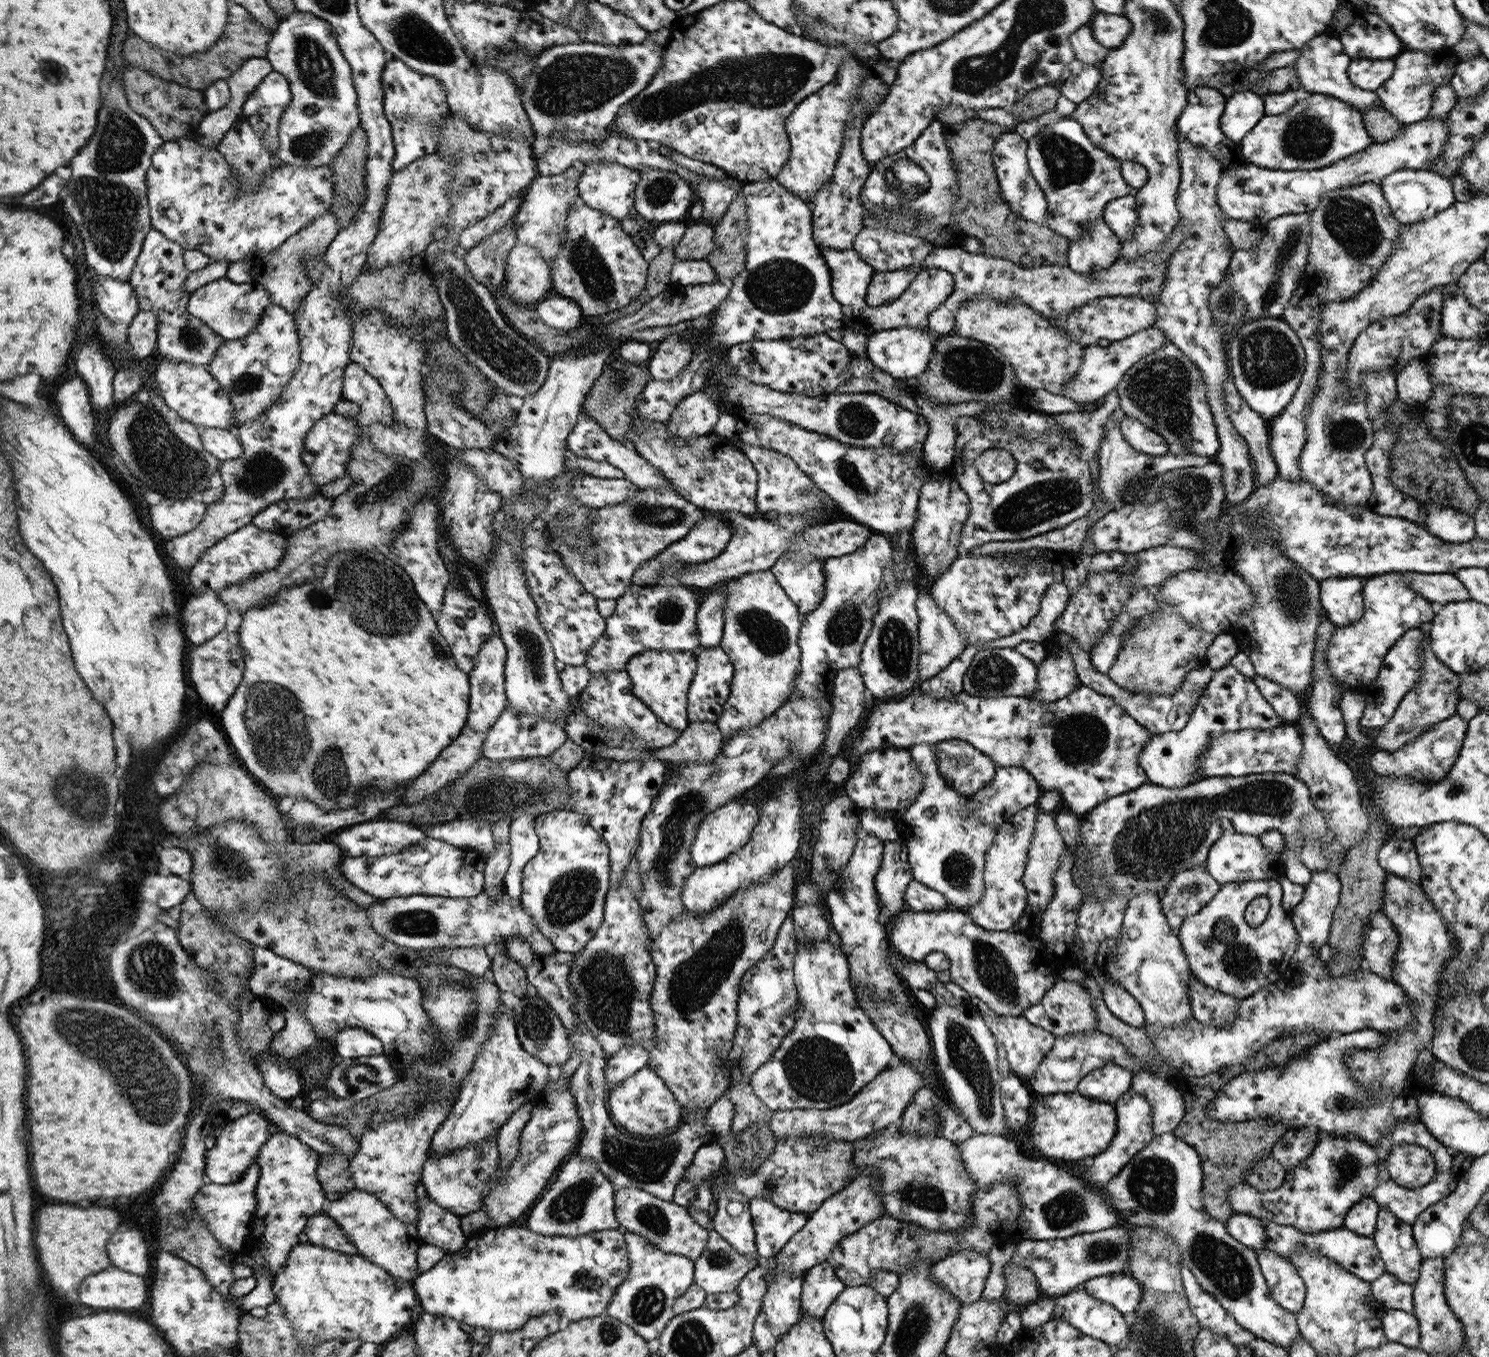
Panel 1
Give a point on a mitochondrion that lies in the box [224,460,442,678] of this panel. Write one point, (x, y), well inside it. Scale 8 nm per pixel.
(405, 615)

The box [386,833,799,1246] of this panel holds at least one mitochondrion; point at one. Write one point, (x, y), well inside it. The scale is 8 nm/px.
(697, 979)

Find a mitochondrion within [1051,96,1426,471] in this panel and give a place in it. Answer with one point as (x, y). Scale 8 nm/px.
(1160, 391)

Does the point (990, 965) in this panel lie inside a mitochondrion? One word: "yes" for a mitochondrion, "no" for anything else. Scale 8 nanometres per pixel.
yes

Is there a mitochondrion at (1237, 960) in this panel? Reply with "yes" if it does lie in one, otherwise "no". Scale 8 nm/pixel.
yes

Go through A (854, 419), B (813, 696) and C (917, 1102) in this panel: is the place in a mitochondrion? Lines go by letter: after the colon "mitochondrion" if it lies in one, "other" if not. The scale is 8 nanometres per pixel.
A: mitochondrion
B: other
C: other

